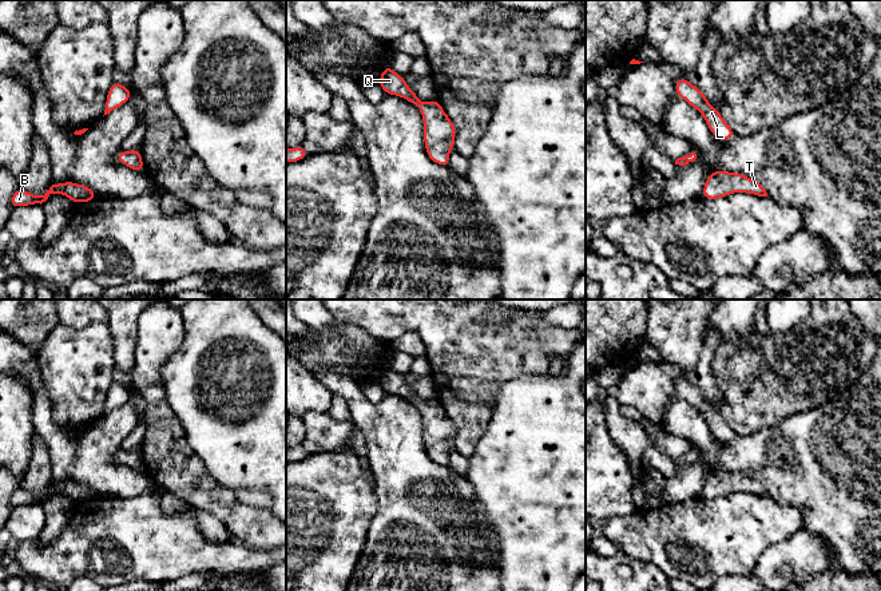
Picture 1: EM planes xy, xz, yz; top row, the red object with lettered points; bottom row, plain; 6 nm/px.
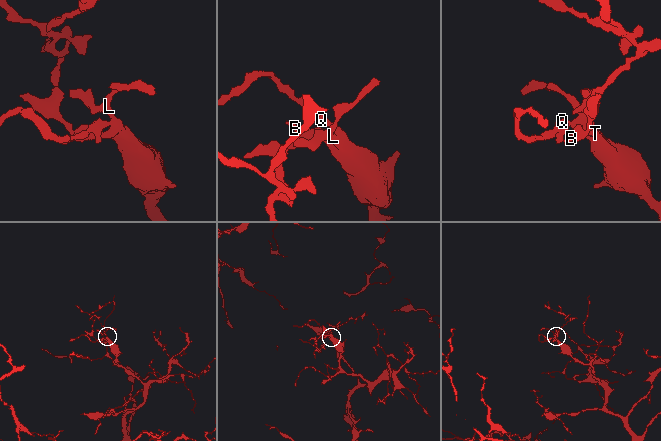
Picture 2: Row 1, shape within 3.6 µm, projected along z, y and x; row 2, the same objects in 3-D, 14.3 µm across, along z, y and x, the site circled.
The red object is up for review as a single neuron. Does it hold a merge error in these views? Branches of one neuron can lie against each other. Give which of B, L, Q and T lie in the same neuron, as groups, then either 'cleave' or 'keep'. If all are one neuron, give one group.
groups B L Q T; keep

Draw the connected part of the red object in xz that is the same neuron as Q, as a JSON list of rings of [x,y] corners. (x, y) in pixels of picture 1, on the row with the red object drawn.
[[[385,66],[378,82],[386,95],[406,99],[420,108],[424,119],[424,142],[430,160],[436,164],[449,166],[449,151],[455,148],[456,127],[437,102],[420,102],[420,98],[405,83],[404,76],[396,74],[390,66]]]

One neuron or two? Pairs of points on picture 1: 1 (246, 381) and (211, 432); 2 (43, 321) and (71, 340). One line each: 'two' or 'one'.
1: one
2: two

